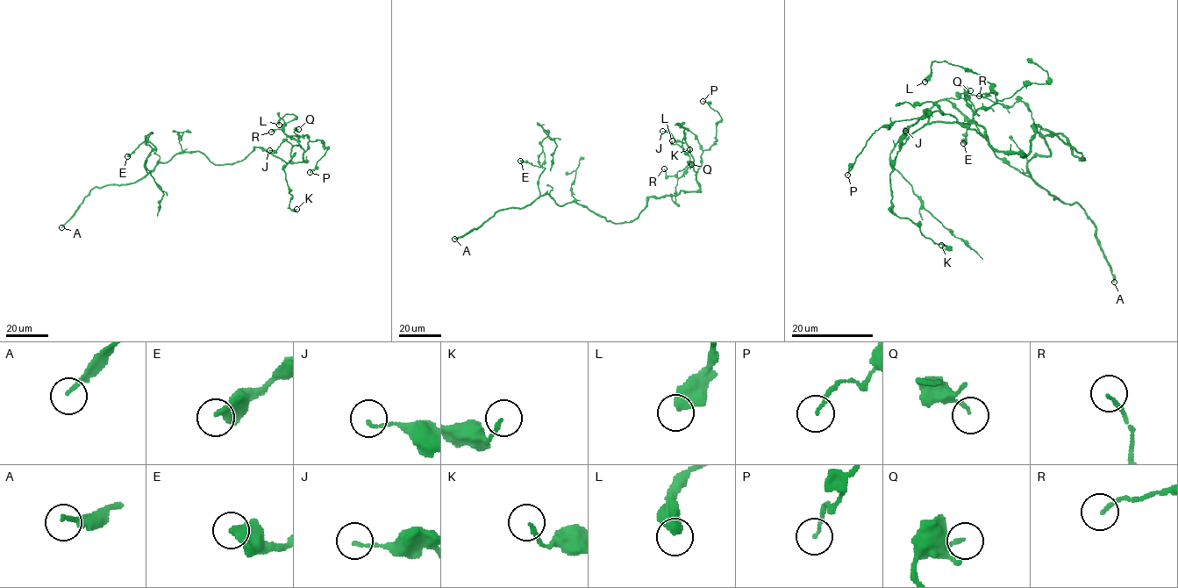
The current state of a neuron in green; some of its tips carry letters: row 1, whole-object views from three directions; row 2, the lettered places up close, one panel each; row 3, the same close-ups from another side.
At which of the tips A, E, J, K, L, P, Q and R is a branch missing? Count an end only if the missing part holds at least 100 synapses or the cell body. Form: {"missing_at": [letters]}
{"missing_at": ["A"]}

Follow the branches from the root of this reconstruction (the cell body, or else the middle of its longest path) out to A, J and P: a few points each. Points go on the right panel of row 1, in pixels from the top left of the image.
A: (1079, 160), (1062, 133), (1047, 135), (1050, 154), (1035, 155), (1027, 170), (1054, 198), (1084, 211), (1114, 282)
J: (1079, 160), (1034, 125), (1025, 156), (996, 151), (974, 124), (930, 124), (924, 113), (905, 131)
P: (1079, 160), (1039, 126), (1021, 156), (996, 151), (975, 130), (932, 111), (879, 127), (847, 175)

